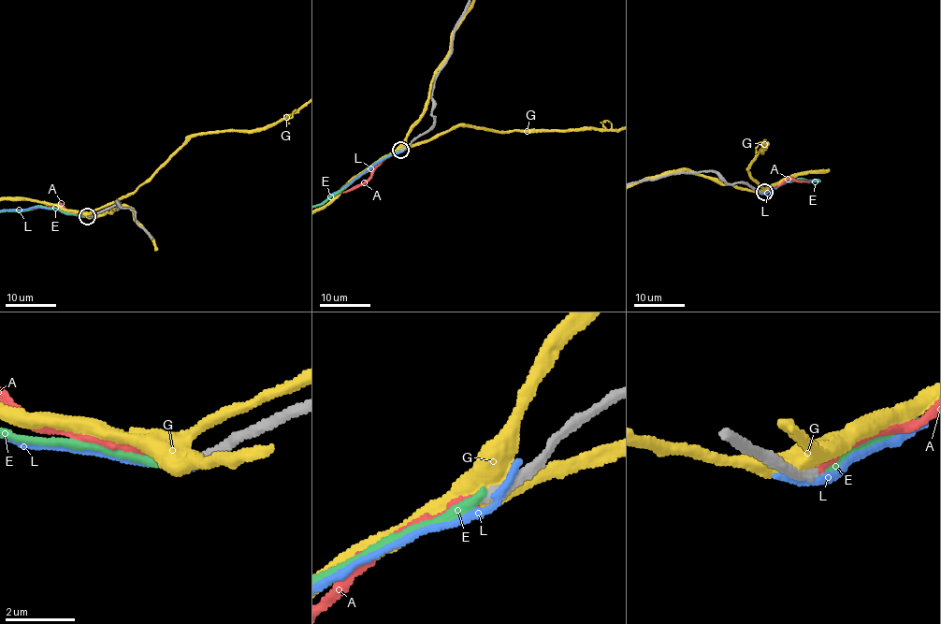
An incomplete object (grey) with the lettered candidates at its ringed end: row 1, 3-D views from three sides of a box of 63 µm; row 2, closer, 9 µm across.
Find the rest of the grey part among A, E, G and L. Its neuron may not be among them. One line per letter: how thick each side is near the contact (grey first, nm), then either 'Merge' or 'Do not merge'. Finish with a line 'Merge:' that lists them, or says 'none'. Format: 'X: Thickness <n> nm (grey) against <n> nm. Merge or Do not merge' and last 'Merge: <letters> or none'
A: Thickness 240 nm (grey) against 240 nm. Merge
E: Thickness 280 nm (grey) against 240 nm. Do not merge
G: Thickness 320 nm (grey) against 550 nm. Do not merge
L: Thickness 340 nm (grey) against 280 nm. Do not merge
Merge: A

